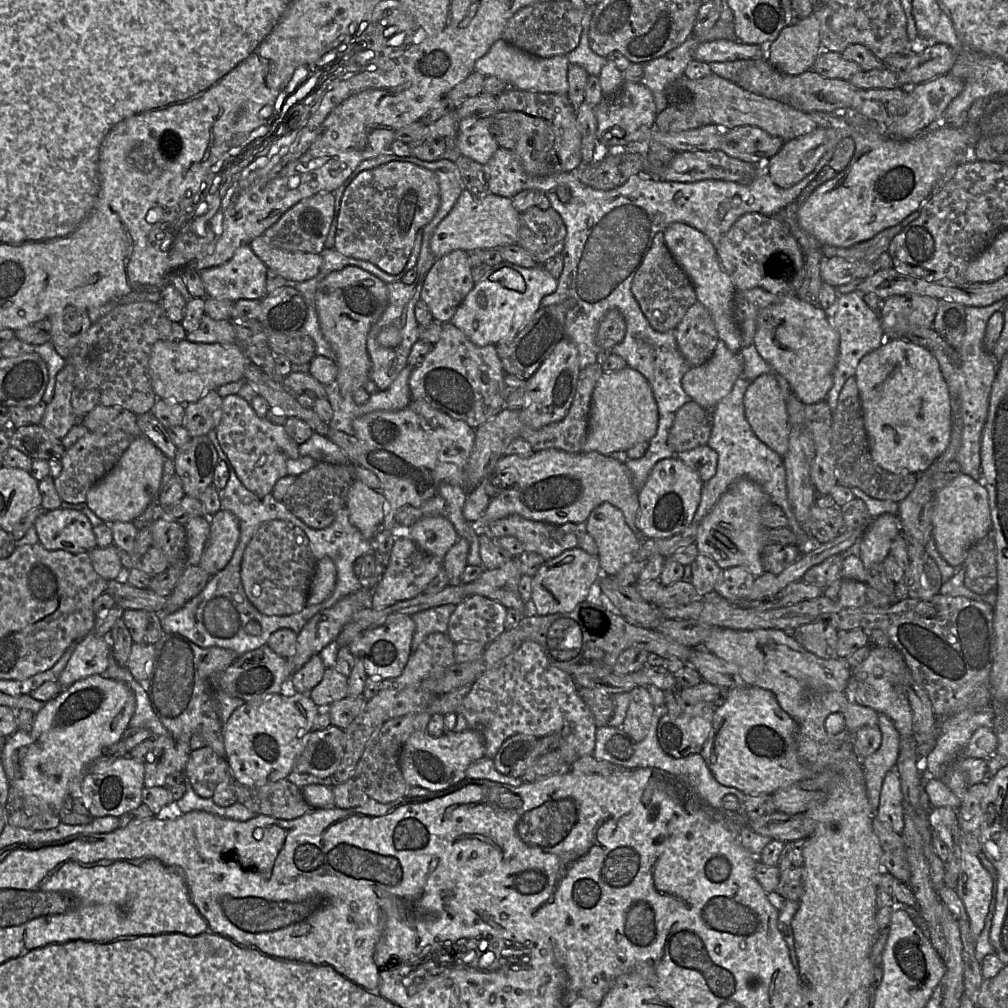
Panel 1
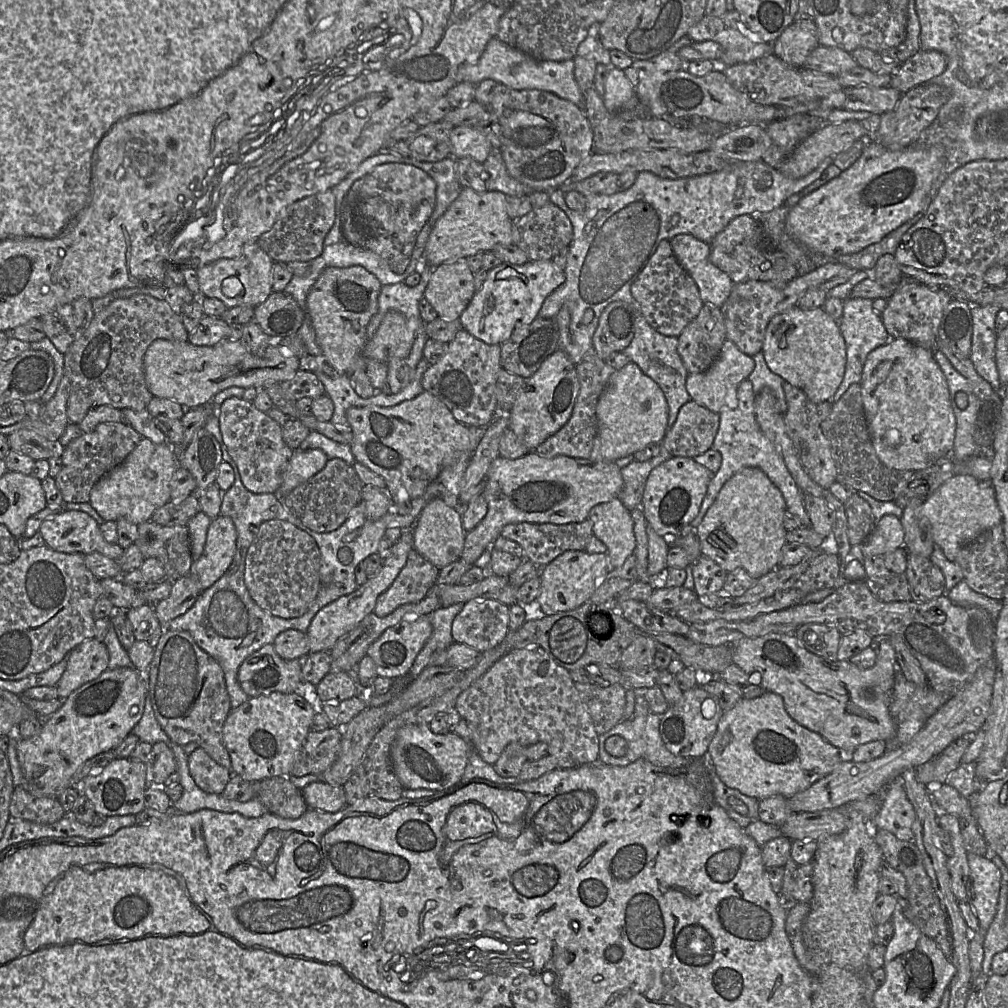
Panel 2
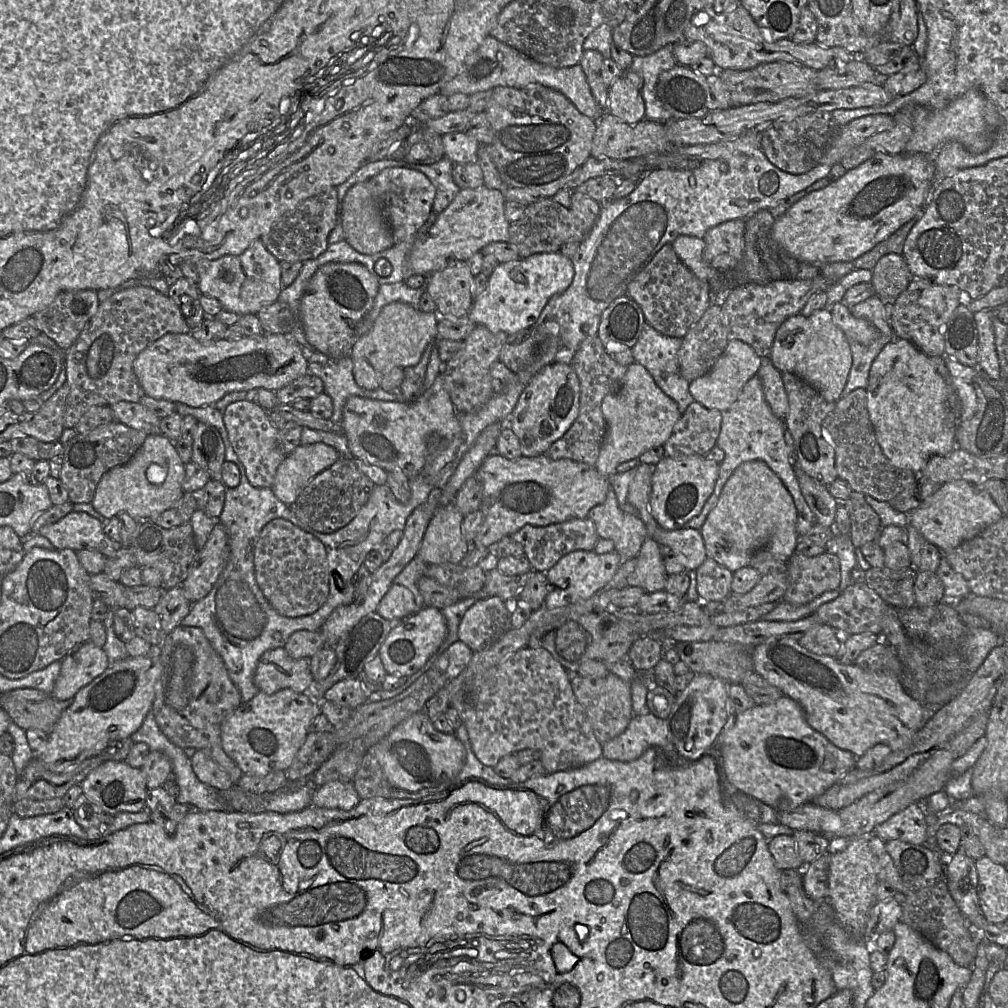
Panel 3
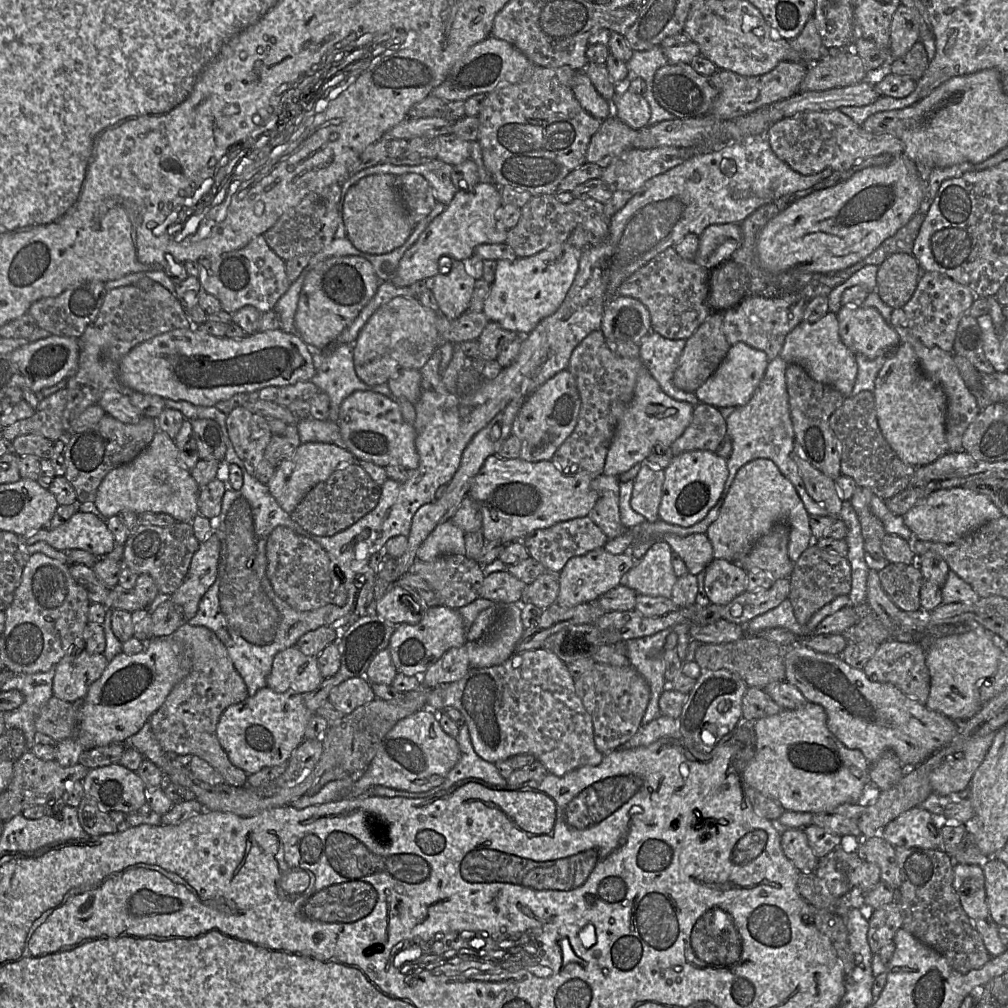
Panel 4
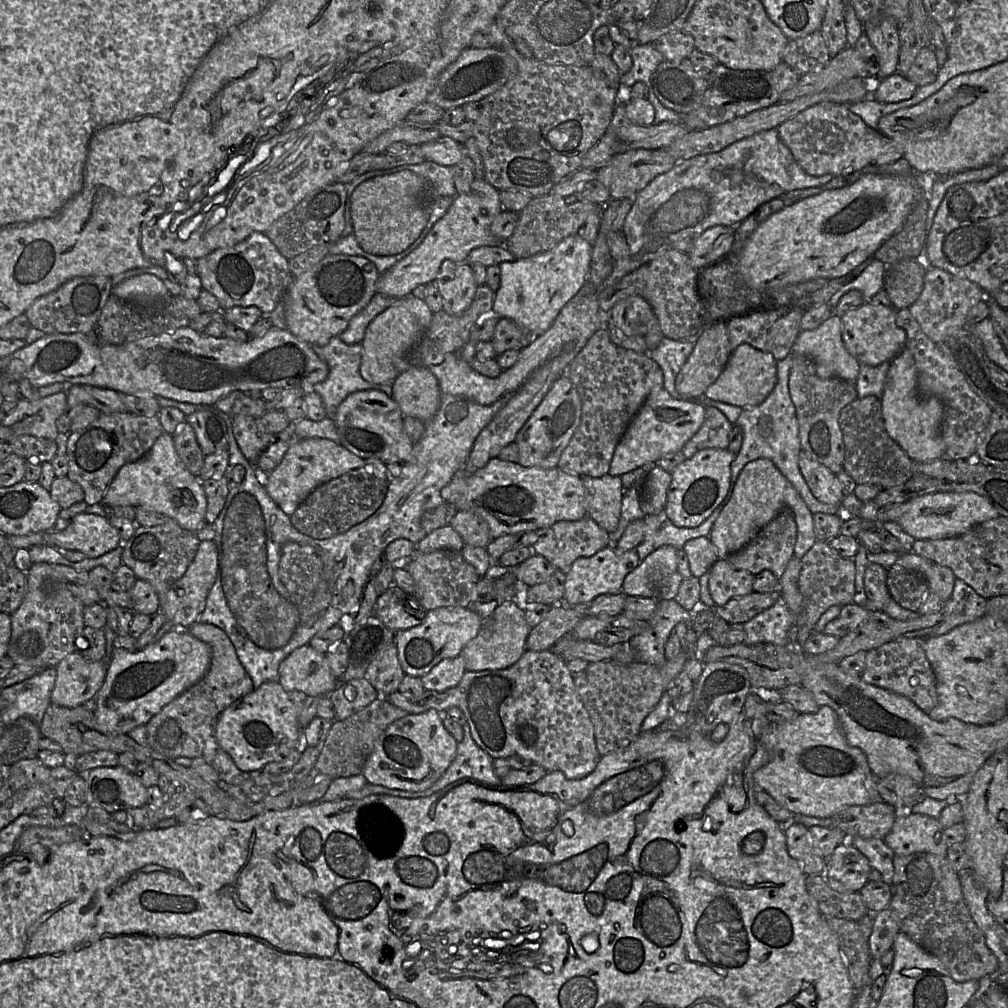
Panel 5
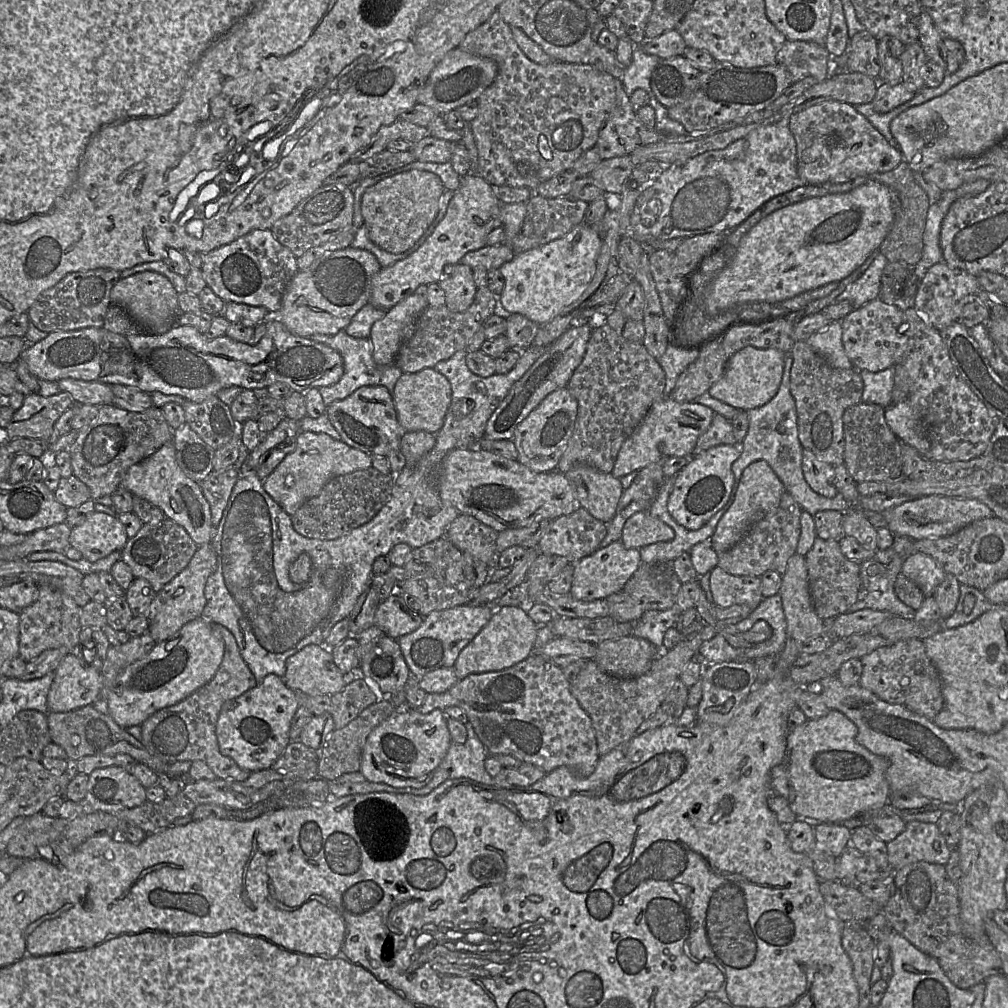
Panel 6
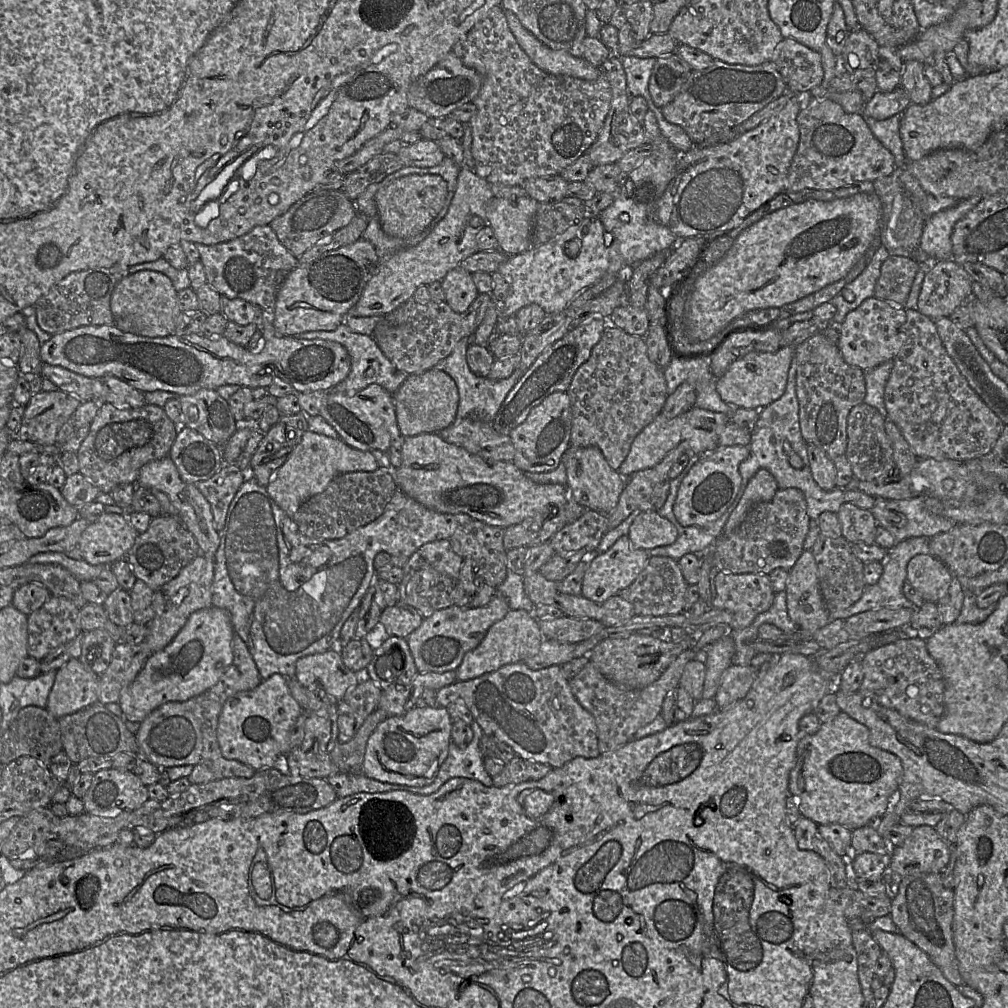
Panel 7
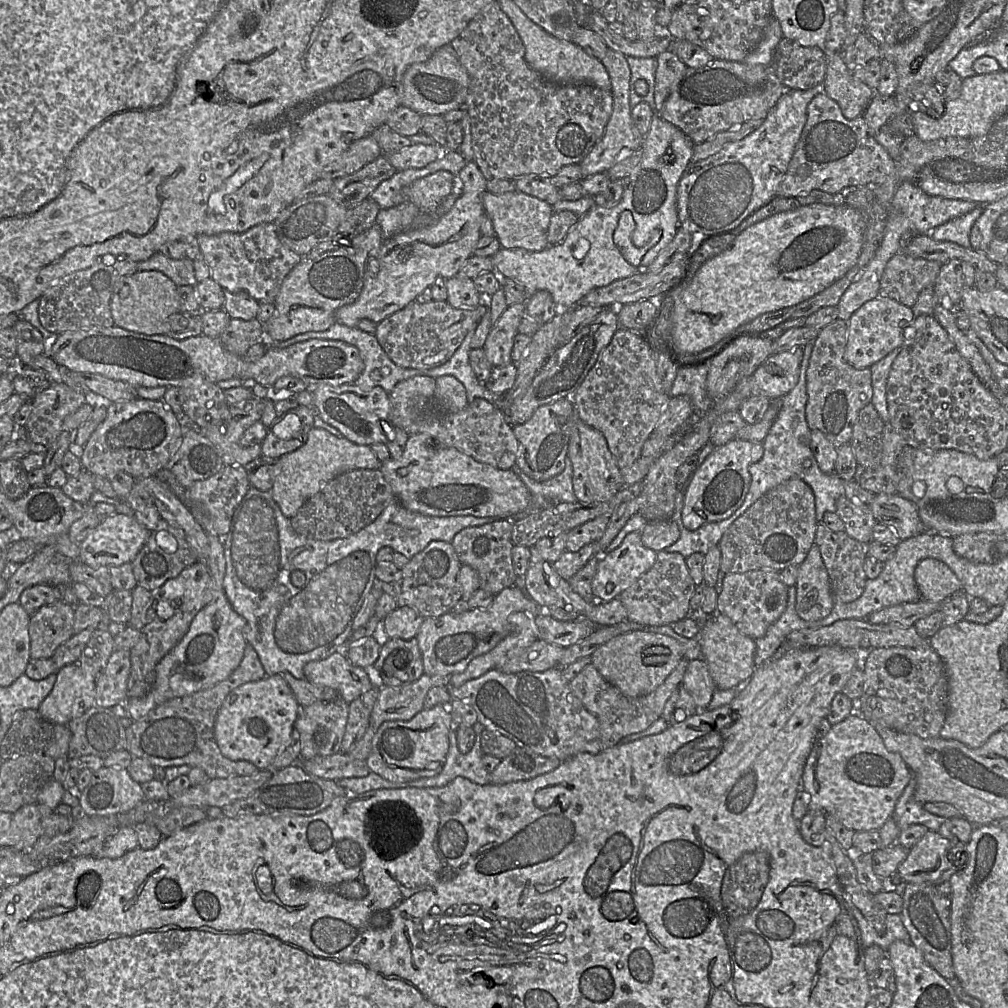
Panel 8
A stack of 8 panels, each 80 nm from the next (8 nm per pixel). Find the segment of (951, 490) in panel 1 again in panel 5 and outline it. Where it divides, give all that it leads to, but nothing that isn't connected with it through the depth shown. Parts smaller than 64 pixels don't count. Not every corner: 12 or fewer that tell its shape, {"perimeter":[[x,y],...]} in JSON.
{"perimeter":[[974,492],[903,503],[897,523],[915,540],[962,535],[999,516]]}

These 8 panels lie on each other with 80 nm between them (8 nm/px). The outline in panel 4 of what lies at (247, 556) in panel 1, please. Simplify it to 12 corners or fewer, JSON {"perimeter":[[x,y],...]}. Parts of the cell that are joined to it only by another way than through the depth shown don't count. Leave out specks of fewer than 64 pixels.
{"perimeter":[[288,527],[268,537],[266,575],[293,609],[330,603],[329,557]]}

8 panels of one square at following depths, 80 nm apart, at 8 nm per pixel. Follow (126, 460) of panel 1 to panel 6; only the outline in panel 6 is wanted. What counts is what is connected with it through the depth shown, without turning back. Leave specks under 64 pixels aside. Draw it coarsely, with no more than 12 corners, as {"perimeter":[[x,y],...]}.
{"perimeter":[[173,441],[131,466],[120,487],[159,507],[198,546],[217,527]]}

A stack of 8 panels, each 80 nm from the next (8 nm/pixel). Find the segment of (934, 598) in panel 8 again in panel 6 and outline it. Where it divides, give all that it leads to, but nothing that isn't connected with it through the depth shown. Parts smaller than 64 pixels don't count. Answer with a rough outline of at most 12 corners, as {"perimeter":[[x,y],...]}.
{"perimeter":[[914,552],[902,573],[932,596],[946,572],[929,555]]}

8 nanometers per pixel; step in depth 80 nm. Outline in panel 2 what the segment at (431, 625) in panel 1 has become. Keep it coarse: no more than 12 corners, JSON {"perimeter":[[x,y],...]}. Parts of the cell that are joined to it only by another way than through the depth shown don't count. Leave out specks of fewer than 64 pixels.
{"perimeter":[[464,603],[427,614],[432,634],[408,672],[411,682],[435,651],[453,643],[452,622]]}

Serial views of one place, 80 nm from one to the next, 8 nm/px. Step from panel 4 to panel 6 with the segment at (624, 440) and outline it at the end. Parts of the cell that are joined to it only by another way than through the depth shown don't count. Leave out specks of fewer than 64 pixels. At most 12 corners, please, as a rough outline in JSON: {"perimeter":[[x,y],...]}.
{"perimeter":[[664,396],[622,444],[621,478],[691,457],[715,412]]}

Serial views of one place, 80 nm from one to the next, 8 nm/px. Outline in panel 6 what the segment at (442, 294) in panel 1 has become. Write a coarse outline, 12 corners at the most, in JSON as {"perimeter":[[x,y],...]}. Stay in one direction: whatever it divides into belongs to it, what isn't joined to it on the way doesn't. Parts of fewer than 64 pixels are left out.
{"perimeter":[[446,265],[438,284],[445,306],[466,311],[478,290],[472,268]]}

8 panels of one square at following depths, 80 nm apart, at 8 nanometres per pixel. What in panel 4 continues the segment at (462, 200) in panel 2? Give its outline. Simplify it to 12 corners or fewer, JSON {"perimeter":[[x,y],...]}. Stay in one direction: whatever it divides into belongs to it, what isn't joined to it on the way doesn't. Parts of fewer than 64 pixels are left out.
{"perimeter":[[500,187],[459,190],[404,253],[390,281],[433,278],[439,260],[467,261],[505,243]]}

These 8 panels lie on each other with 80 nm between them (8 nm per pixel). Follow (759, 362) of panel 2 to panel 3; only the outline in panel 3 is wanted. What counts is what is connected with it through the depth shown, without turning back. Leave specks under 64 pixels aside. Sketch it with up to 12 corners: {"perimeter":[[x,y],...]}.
{"perimeter":[[761,357],[756,375],[773,414],[784,420],[788,400],[769,357]]}

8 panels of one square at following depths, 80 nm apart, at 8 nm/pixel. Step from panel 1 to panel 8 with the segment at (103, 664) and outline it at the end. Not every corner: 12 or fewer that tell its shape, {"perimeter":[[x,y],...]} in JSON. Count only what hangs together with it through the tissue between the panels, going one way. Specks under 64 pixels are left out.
{"perimeter":[[79,664],[58,669],[38,708],[67,725],[95,705],[96,679]]}

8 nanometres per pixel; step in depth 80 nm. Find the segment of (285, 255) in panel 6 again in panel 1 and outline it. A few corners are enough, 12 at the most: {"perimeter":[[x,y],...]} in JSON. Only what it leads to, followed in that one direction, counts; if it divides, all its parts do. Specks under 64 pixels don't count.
{"perimeter":[[249,245],[199,272],[206,297],[262,300],[268,267]]}

